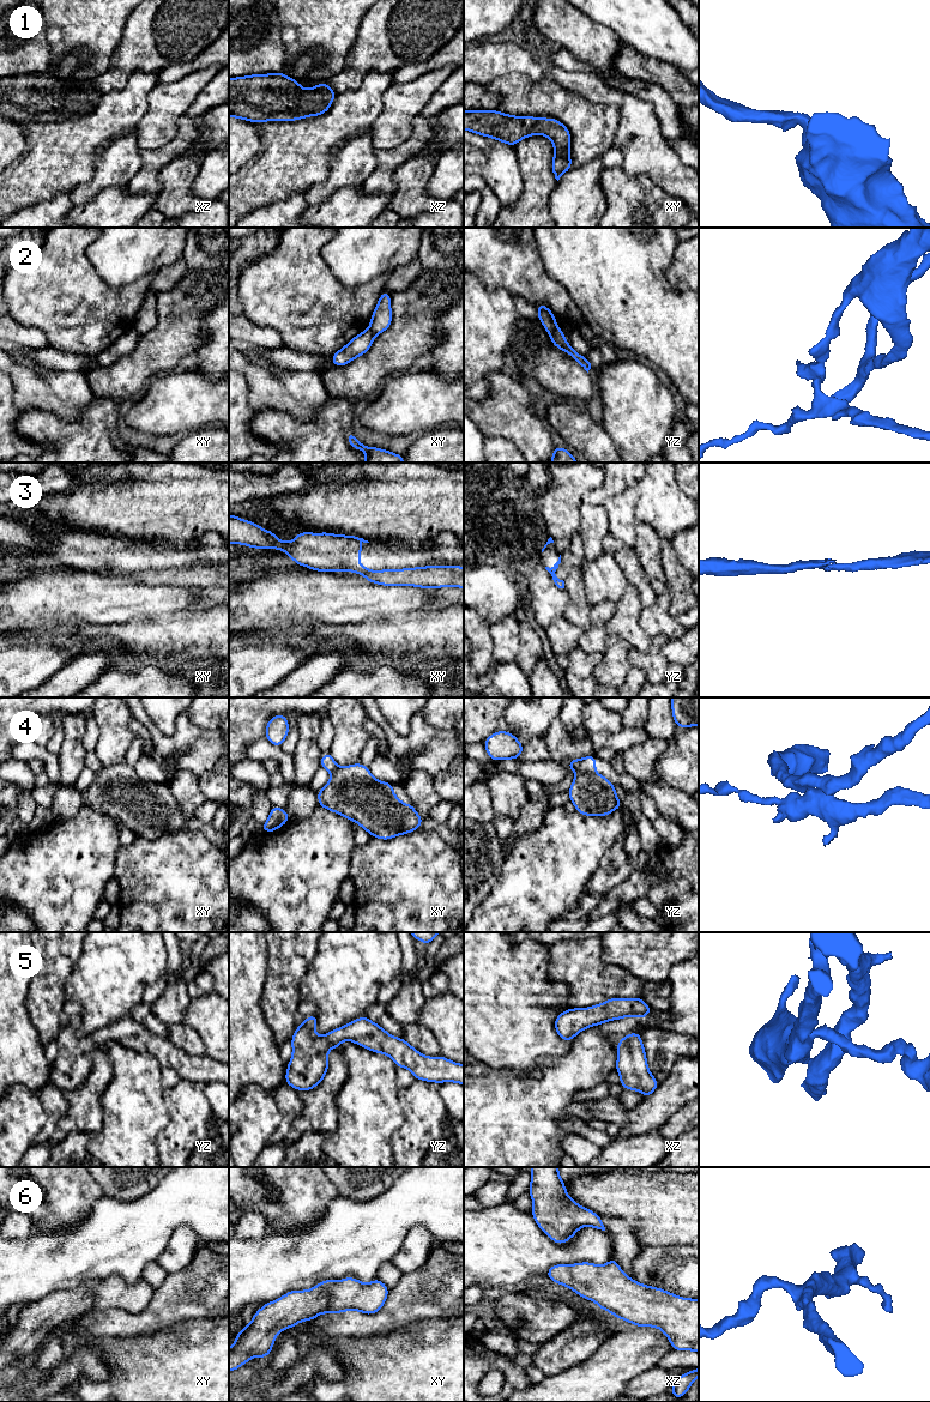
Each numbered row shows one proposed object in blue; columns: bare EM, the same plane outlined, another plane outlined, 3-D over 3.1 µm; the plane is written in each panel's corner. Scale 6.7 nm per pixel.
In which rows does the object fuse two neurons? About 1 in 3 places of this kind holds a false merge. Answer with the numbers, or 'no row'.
2, 3

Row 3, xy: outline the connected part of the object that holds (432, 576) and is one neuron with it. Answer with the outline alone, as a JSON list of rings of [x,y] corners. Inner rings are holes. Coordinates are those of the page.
[[[427,566],[404,569],[382,569],[363,575],[373,584],[385,586],[416,586],[422,588],[461,587],[464,588],[464,567]]]

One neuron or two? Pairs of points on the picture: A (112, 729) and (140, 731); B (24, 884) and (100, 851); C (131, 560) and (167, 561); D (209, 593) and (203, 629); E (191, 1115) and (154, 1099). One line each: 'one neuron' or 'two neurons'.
A: two neurons
B: one neuron
C: one neuron
D: two neurons
E: two neurons

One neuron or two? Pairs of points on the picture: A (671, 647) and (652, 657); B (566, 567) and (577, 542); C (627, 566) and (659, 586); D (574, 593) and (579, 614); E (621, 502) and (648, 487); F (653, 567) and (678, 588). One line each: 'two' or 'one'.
A: two
B: one
C: two
D: one
E: two
F: two

